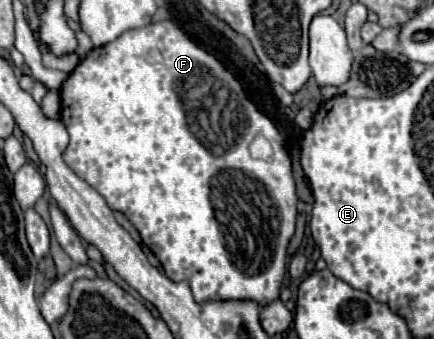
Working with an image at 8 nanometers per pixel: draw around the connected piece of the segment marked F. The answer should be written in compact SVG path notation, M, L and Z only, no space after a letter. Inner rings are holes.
M164 20L158 24L148 24L138 30L128 30L126 34L118 36L114 42L108 42L106 46L92 48L92 52L80 60L80 64L68 74L64 84L60 86L60 118L70 134L70 142L62 154L64 162L82 178L86 180L98 194L104 196L106 204L112 210L122 212L128 216L128 220L136 226L136 230L142 236L142 242L154 252L154 256L160 260L164 274L172 282L188 280L192 288L192 296L198 304L210 302L210 300L254 300L258 306L270 304L272 300L278 300L282 278L286 272L286 250L288 242L294 234L296 224L296 184L292 178L292 162L290 154L284 148L284 136L274 126L270 118L266 118L244 94L240 82L202 46L196 46L184 30L172 22ZM256 134L264 134L274 148L272 156L272 172L260 170L260 160L254 160L248 152L248 144L254 140Z

